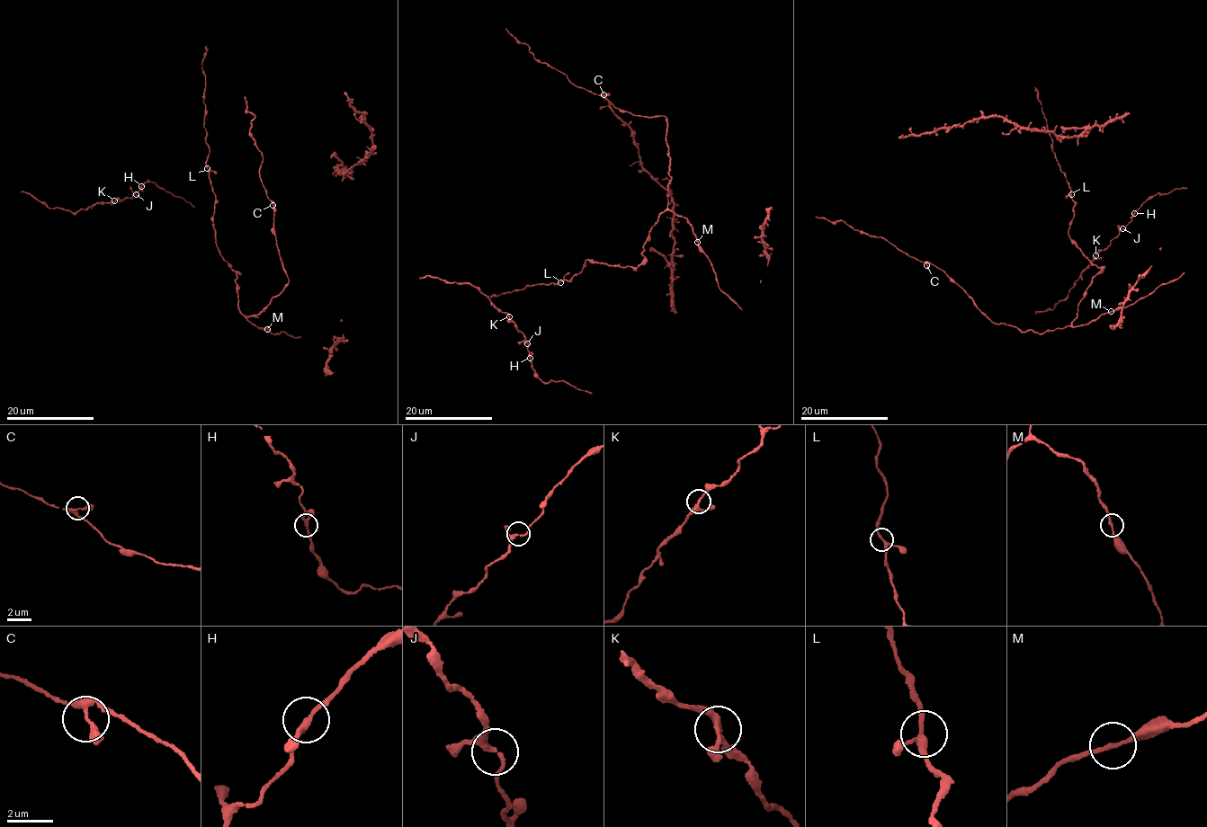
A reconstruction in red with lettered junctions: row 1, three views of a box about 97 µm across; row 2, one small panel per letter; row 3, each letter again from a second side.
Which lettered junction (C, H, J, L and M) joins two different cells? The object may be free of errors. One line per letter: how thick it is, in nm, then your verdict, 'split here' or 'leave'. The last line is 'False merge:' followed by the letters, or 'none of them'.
C: 200 nm thick; leave
H: 180 nm thick; leave
J: 190 nm thick; leave
L: 200 nm thick; leave
M: 180 nm thick; leave
False merge: none of them

